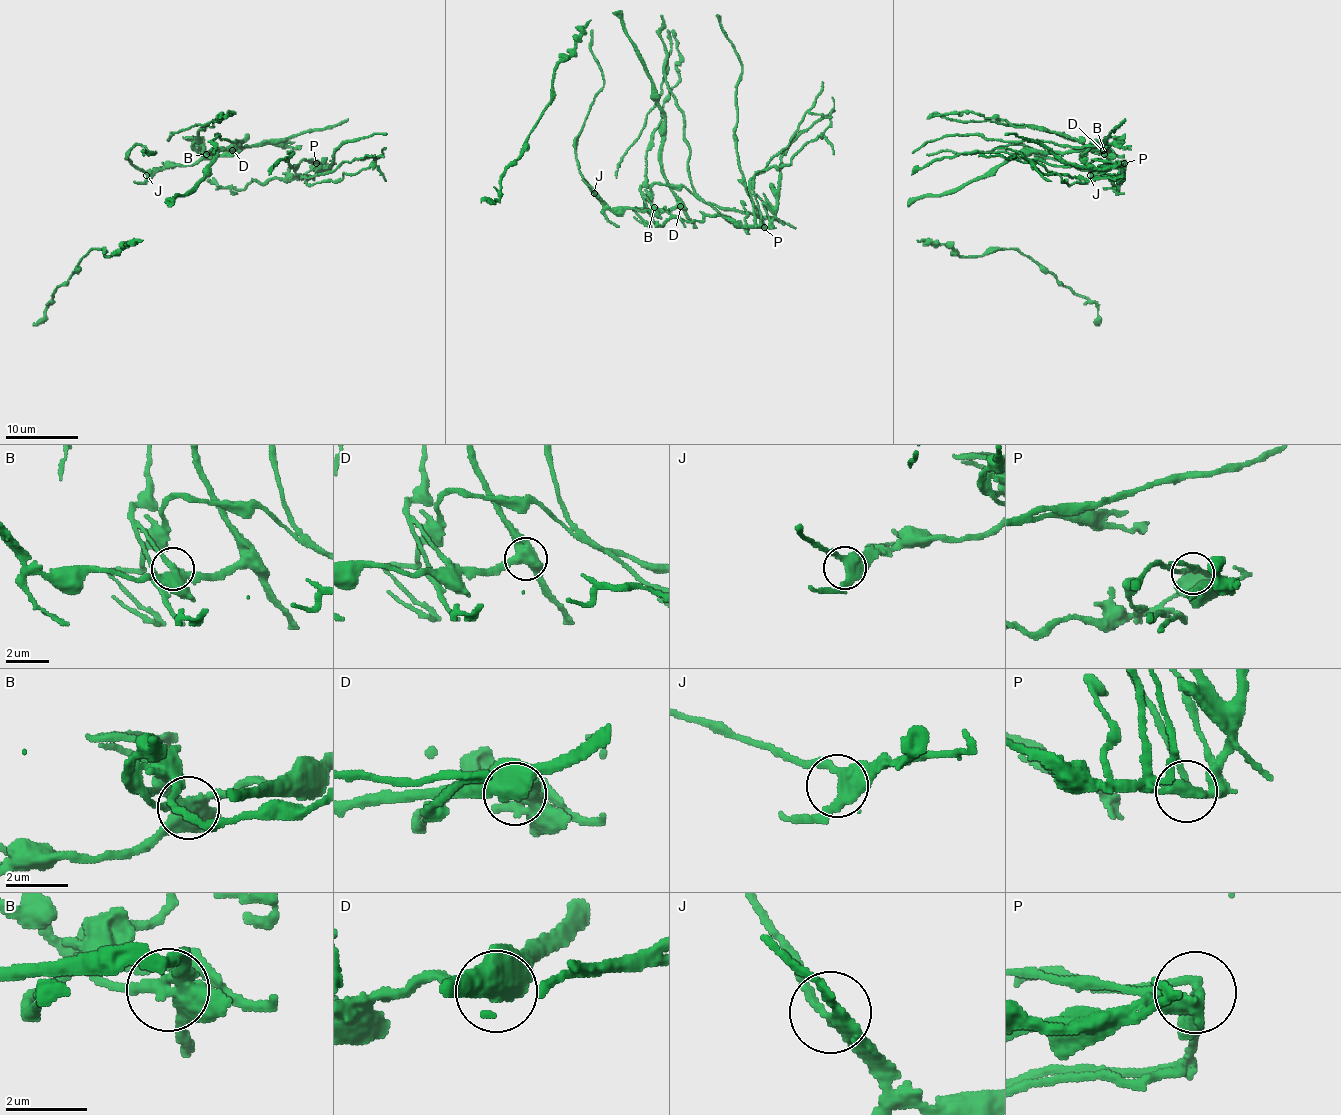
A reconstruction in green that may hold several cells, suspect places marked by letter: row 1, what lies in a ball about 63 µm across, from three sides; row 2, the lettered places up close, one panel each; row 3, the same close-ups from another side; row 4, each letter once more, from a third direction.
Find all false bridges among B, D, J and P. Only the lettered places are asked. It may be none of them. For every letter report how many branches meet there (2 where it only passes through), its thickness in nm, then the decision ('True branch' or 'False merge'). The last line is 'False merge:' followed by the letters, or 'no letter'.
B: Branches: 4. Thickness 400 nm. False merge
D: Branches: 4. Thickness 480 nm. True branch
J: Branches: 3. Thickness 340 nm. True branch
P: Branches: 4. Thickness 360 nm. False merge
False merge: B, P

